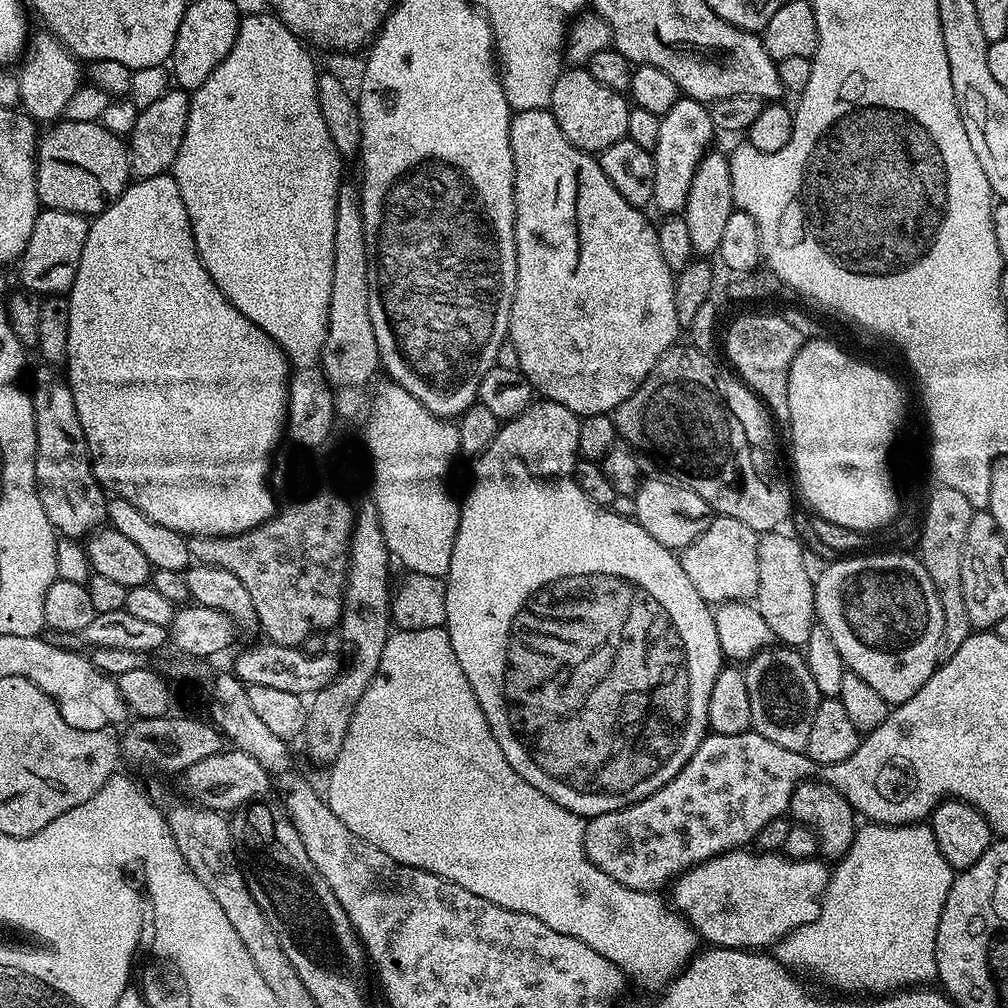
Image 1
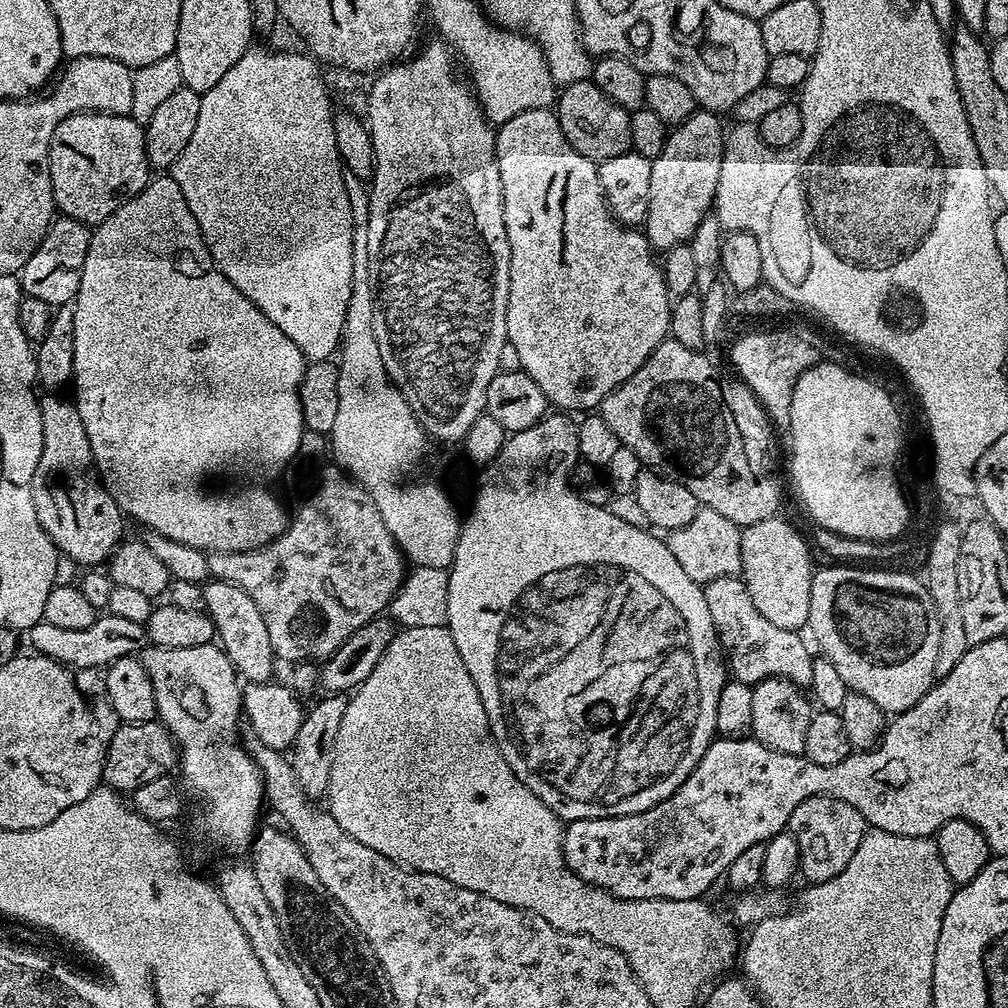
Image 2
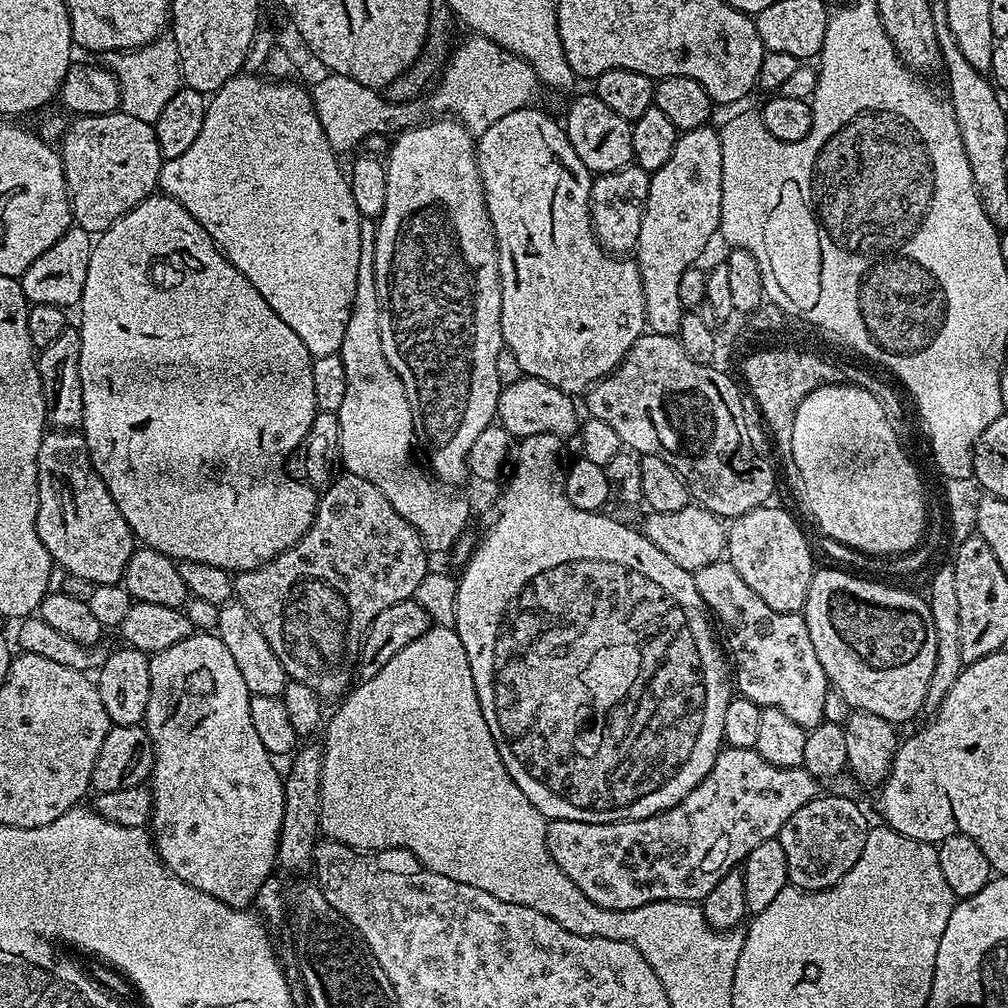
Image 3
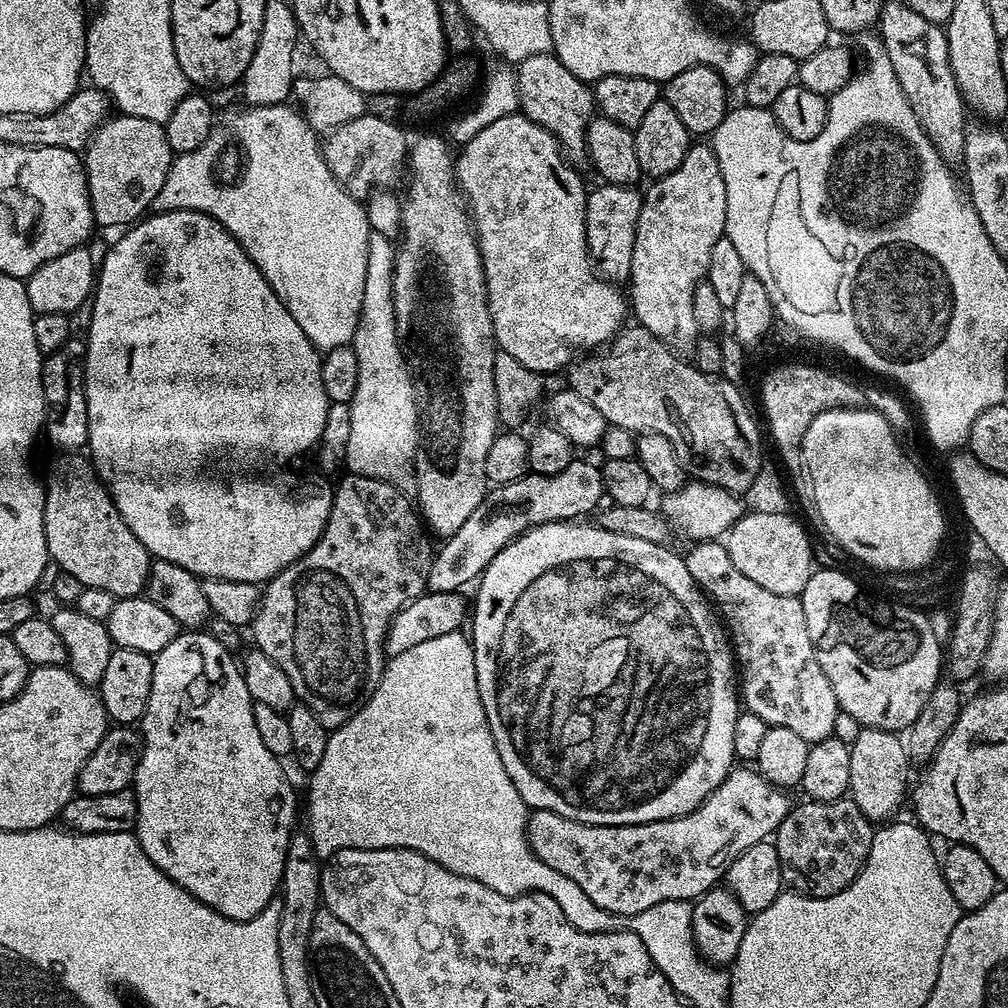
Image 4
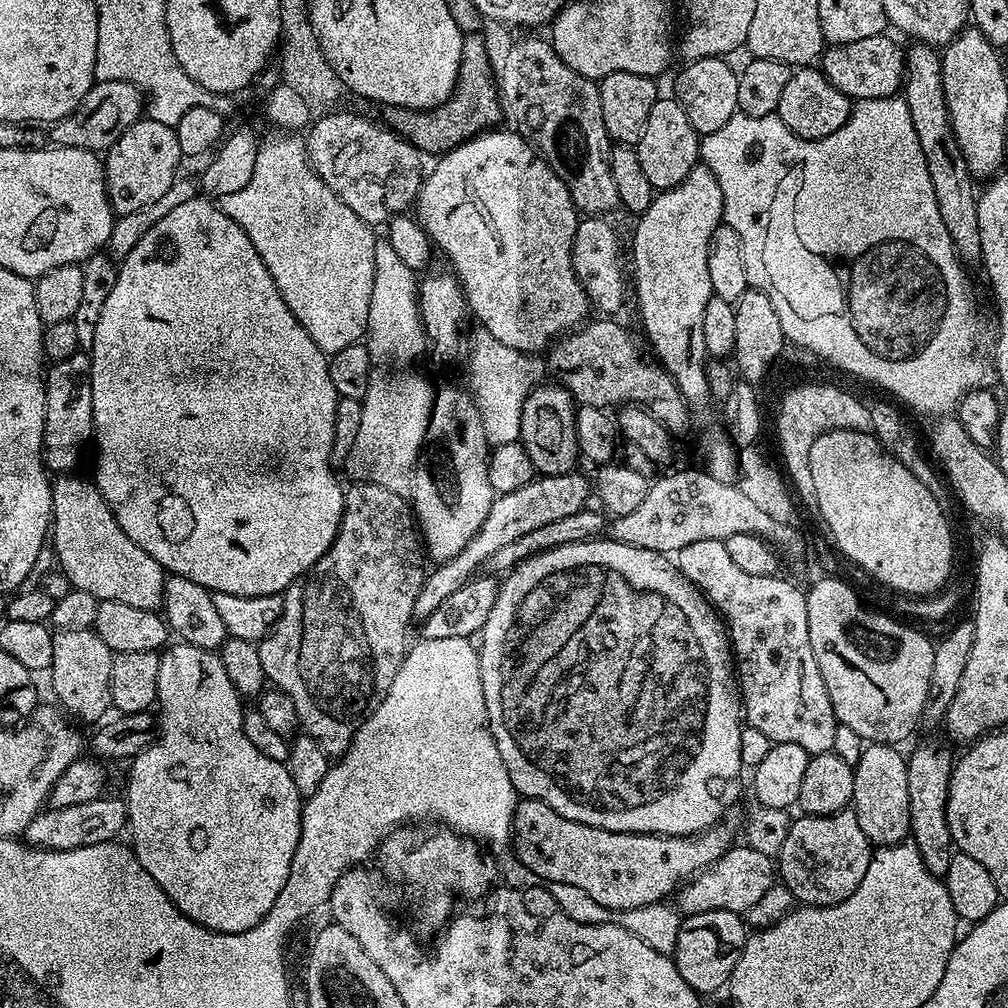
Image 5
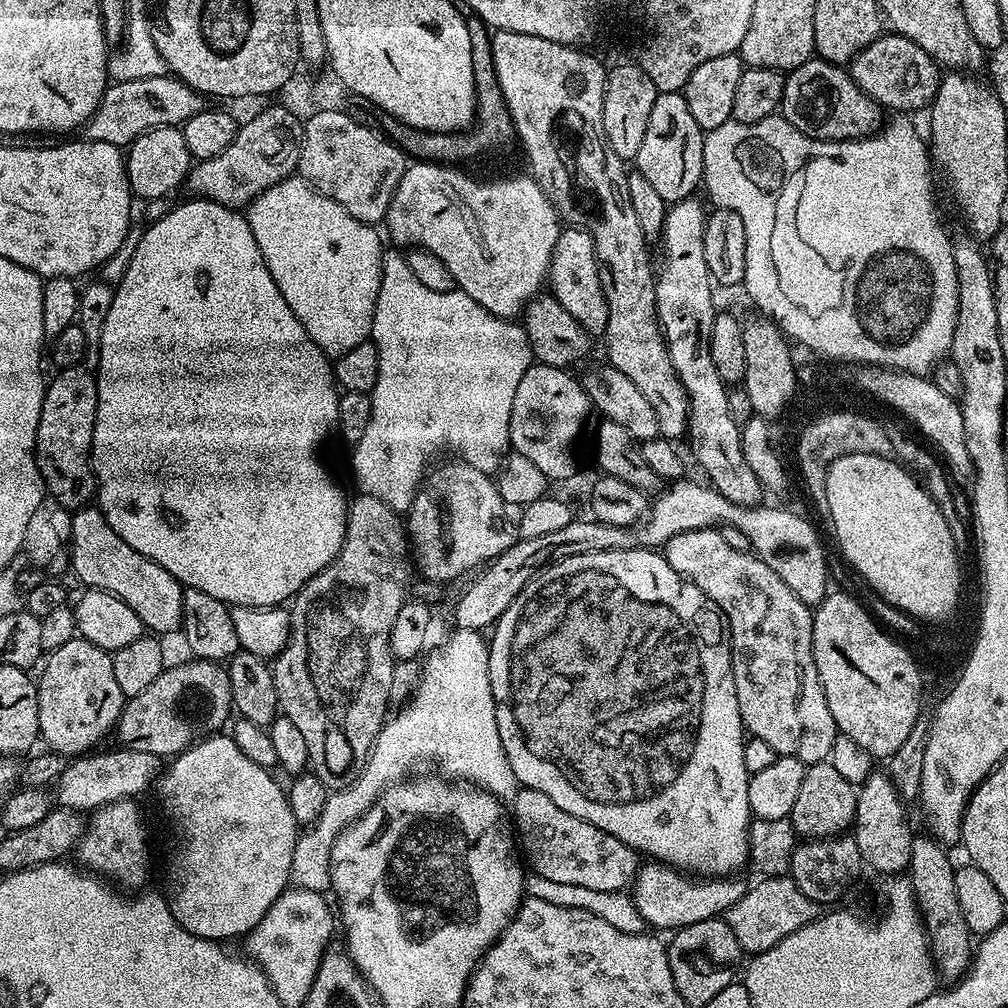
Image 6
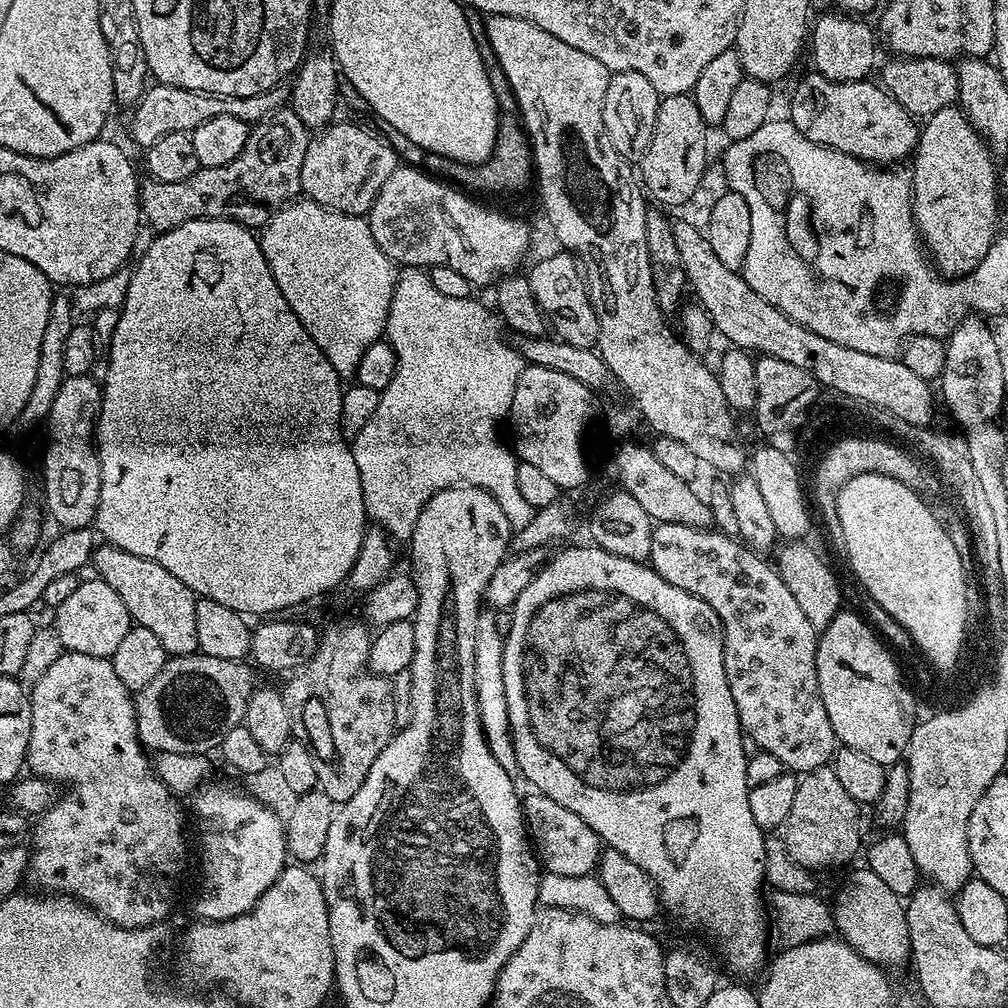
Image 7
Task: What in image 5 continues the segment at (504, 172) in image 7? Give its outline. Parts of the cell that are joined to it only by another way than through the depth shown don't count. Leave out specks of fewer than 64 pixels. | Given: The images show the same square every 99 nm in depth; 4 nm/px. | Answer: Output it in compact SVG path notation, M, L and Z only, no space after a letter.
M483 31L464 33L456 89L450 94L450 98L446 98L446 102L442 102L436 108L422 110L383 105L383 127L410 142L425 157L432 156L431 158L439 158L464 141L493 131L499 125L496 123L505 119L506 113L504 105L500 102L498 72L494 64L492 68L492 56L488 53L484 35Z

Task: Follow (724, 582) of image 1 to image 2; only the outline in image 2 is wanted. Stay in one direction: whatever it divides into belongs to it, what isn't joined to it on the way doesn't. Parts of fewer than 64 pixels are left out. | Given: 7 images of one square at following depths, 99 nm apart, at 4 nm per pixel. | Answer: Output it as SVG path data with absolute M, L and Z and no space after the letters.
M701 507L686 527L674 528L667 533L666 543L670 554L674 554L674 558L678 558L678 564L682 570L685 570L686 574L689 574L691 580L699 584L705 584L714 578L737 575L741 571L741 531L739 525L730 522L722 514L718 514L716 510Z

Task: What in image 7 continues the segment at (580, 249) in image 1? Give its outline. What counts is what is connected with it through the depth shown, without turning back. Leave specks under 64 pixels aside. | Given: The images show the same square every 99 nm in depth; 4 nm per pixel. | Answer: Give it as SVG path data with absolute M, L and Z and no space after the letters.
M398 166L382 190L378 190L378 198L370 206L367 214L370 234L374 234L374 242L378 242L378 250L392 259L397 266L423 268L431 270L438 266L450 266L450 270L458 270L462 278L466 278L473 286L491 285L497 278L512 274L527 257L529 221L519 220L516 216L507 216L504 212L495 212L492 208L483 208L475 204L459 187L433 178L429 173L416 166Z

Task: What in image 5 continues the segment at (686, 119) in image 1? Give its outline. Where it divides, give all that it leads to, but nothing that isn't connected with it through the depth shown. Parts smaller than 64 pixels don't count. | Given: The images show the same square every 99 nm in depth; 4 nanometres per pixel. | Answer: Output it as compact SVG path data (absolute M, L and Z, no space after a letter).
M697 166L690 170L690 174L686 174L686 178L682 178L682 182L678 182L678 186L673 188L665 188L657 191L653 195L650 206L644 212L639 213L636 224L636 233L632 236L632 268L636 271L636 304L640 307L640 324L644 327L644 332L648 335L648 340L652 343L655 359L672 377L672 381L678 386L678 390L684 395L684 401L693 409L704 408L710 404L712 391L708 385L708 361L710 359L706 350L706 338L702 334L702 317L706 311L706 302L710 302L712 295L712 287L710 286L710 269L706 266L706 258L710 250L710 234L714 234L716 227L722 223L724 219L724 203L722 202L722 186L718 186L718 178L714 178L714 174L709 168Z

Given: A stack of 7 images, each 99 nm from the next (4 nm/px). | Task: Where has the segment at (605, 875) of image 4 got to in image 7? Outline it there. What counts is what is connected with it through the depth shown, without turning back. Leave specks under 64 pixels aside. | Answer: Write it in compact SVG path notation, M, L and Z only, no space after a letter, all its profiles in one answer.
M535 790L523 797L524 827L528 829L528 839L532 842L532 850L536 853L541 869L549 872L549 877L559 878L562 874L586 876L595 873L600 862L602 841L600 836L574 810L566 810L566 806L558 806L554 798Z

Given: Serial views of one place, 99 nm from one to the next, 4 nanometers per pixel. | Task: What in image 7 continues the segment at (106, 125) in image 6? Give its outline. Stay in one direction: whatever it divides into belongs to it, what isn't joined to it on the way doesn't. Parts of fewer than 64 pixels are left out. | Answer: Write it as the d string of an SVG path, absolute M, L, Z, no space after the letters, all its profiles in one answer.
M156 82L145 87L144 93L131 109L132 140L136 144L141 144L141 149L147 150L154 142L158 142L158 138L166 138L166 134L179 132L191 134L198 126L202 126L202 122L207 122L209 118L218 118L218 114L230 114L233 118L242 118L251 126L285 107L289 100L289 89L284 86L249 96L215 96L209 92L182 90L178 86Z

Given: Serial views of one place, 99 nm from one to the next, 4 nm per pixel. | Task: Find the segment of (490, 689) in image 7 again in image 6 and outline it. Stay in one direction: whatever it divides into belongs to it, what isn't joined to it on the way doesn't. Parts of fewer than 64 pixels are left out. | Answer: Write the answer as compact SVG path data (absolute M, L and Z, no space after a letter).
M480 632L453 633L445 644L433 647L423 657L424 669L412 701L385 723L360 777L350 786L335 789L322 806L322 814L297 835L292 859L295 887L327 893L332 887L330 854L338 834L366 814L385 788L411 777L419 764L440 764L439 771L445 777L482 788L497 798L516 795L516 775L510 770L510 758L498 736L496 703L490 690L489 641L483 640Z

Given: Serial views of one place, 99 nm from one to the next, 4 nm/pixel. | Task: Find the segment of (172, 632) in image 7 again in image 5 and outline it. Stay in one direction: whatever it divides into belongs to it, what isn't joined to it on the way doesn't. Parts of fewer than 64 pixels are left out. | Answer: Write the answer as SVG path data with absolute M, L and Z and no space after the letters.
M64 474L60 481L52 484L52 523L50 525L50 544L54 549L55 563L64 572L72 588L86 590L94 594L96 600L126 602L126 606L138 606L138 610L157 611L164 602L164 581L166 573L160 563L142 546L138 546L128 537L126 530L118 526L110 506L102 498L91 479L83 480L80 474Z

